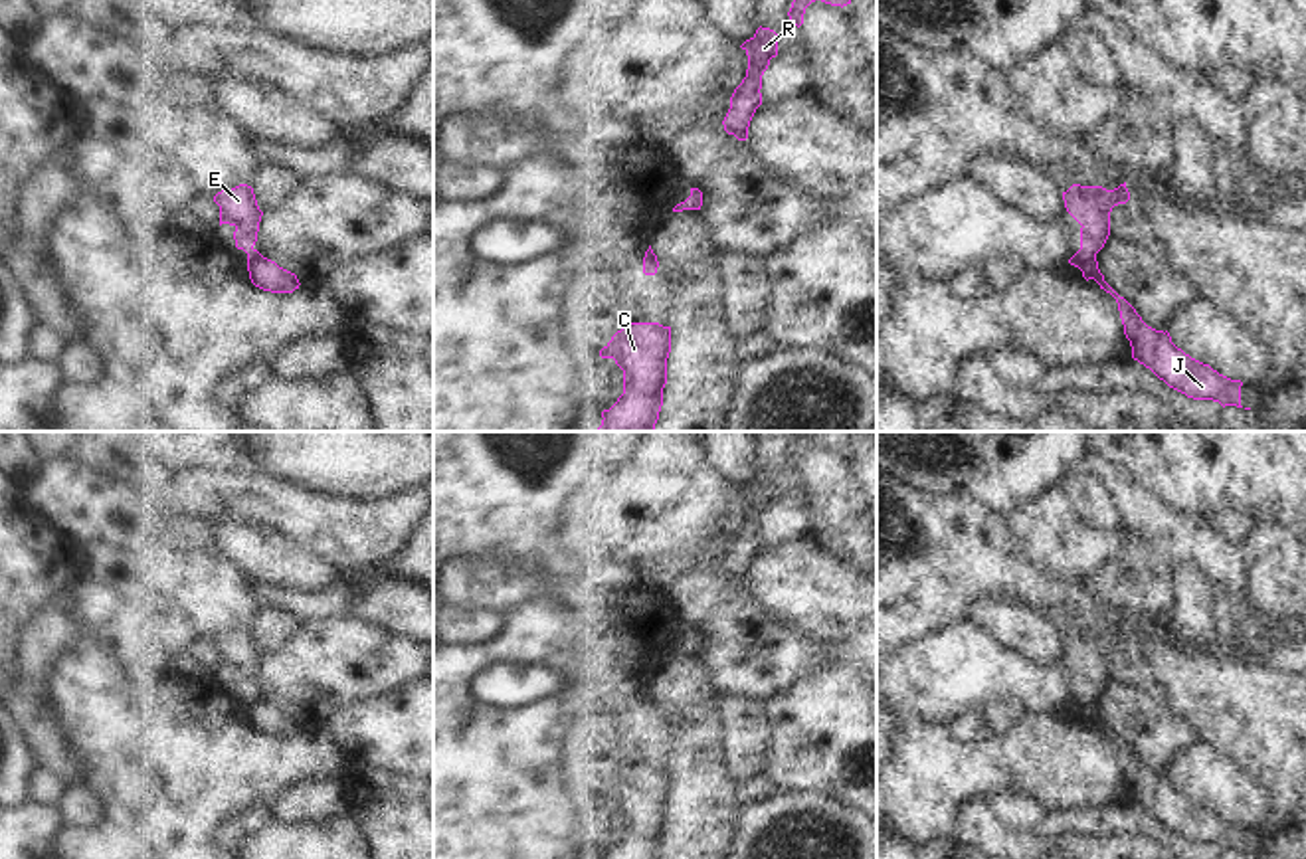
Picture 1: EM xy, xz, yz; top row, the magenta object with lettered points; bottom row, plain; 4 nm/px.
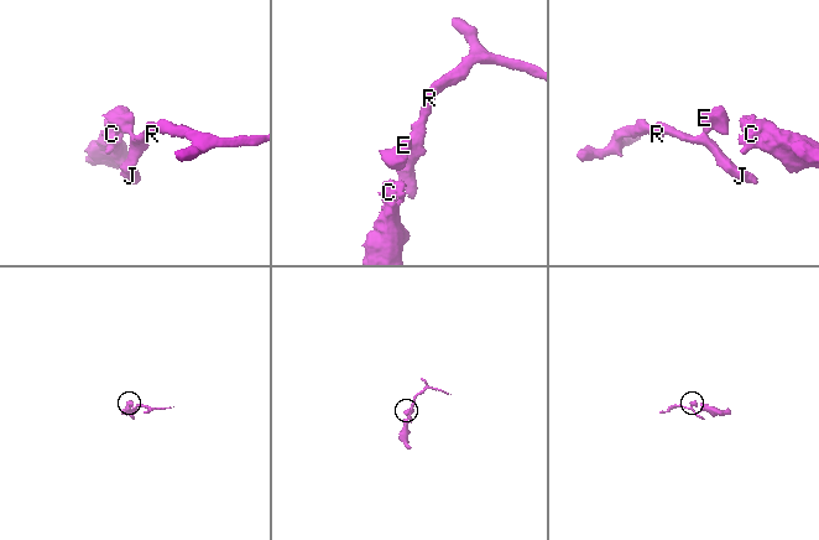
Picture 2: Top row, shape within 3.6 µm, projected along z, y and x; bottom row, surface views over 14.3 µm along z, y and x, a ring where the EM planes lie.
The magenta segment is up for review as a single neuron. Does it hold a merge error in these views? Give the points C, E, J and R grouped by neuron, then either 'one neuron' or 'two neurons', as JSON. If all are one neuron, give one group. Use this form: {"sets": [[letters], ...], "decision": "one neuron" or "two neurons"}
{"sets": [["C", "E"], ["J", "R"]], "decision": "two neurons"}

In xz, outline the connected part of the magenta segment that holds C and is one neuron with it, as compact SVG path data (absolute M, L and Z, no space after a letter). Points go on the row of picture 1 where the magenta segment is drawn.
M629 323L600 350L623 370L623 394L596 431L655 431L667 384L671 327Z

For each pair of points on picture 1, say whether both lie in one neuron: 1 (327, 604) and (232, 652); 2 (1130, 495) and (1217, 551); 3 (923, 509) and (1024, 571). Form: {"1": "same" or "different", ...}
{"1": "different", "2": "same", "3": "same"}

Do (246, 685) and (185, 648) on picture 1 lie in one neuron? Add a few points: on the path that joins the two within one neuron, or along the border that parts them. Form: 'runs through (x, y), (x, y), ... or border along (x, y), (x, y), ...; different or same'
border along (181, 640), (208, 640), (218, 650), (220, 668); different

